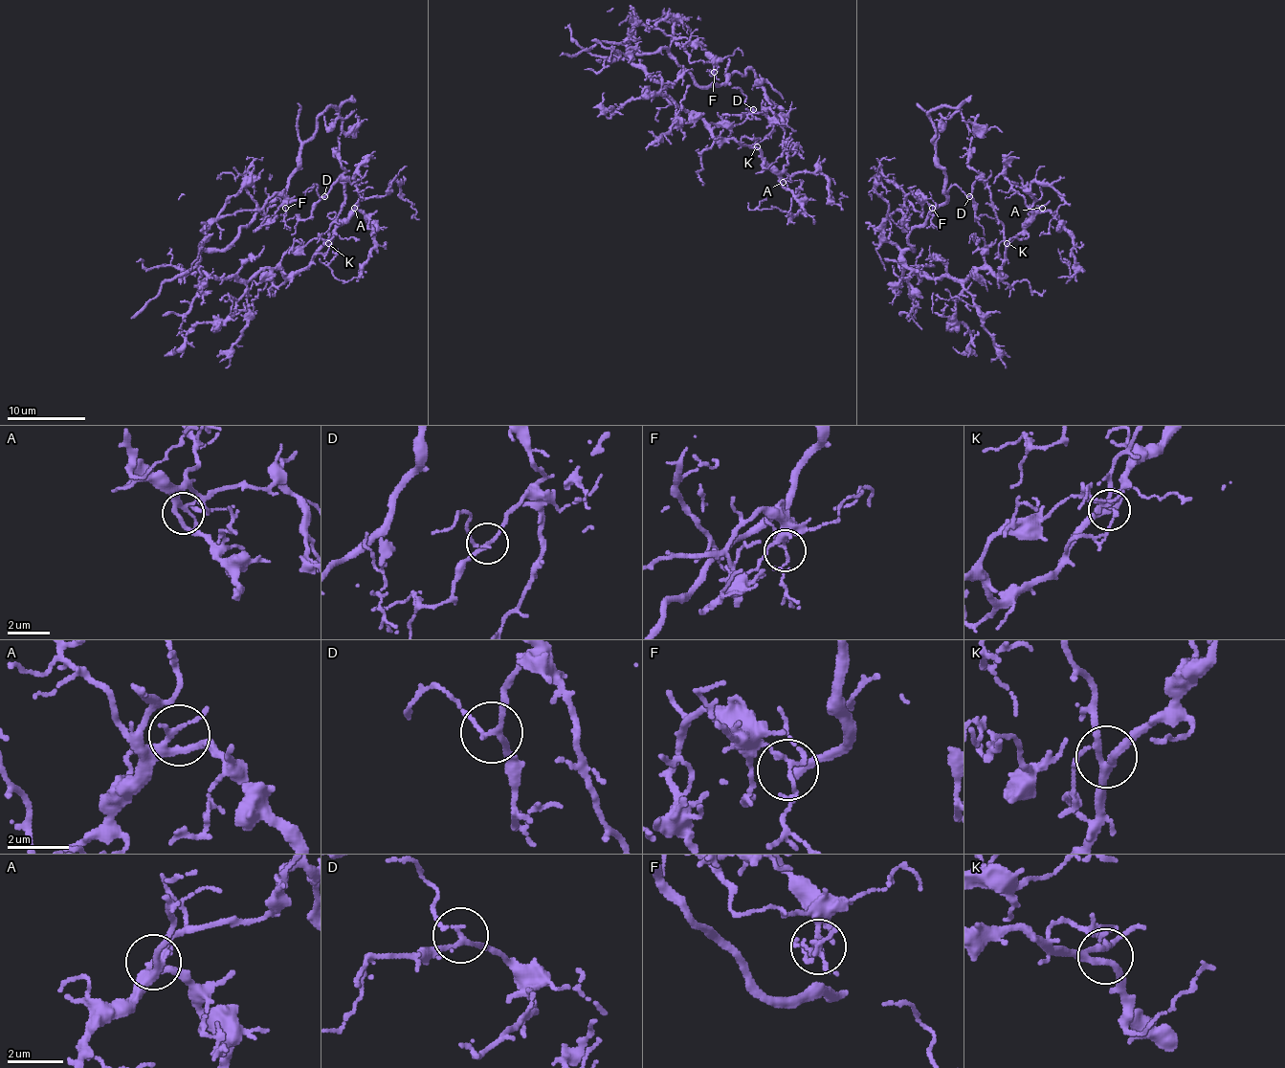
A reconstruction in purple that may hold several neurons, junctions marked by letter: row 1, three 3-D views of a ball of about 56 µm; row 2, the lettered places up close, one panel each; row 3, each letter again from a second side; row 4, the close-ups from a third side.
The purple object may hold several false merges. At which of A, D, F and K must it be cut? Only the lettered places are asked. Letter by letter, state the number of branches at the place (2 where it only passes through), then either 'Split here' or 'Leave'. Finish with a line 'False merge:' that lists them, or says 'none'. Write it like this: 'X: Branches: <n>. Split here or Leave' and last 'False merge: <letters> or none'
A: Branches: 3. Leave
D: Branches: 3. Leave
F: Branches: 4. Leave
K: Branches: 3. Leave
False merge: none

